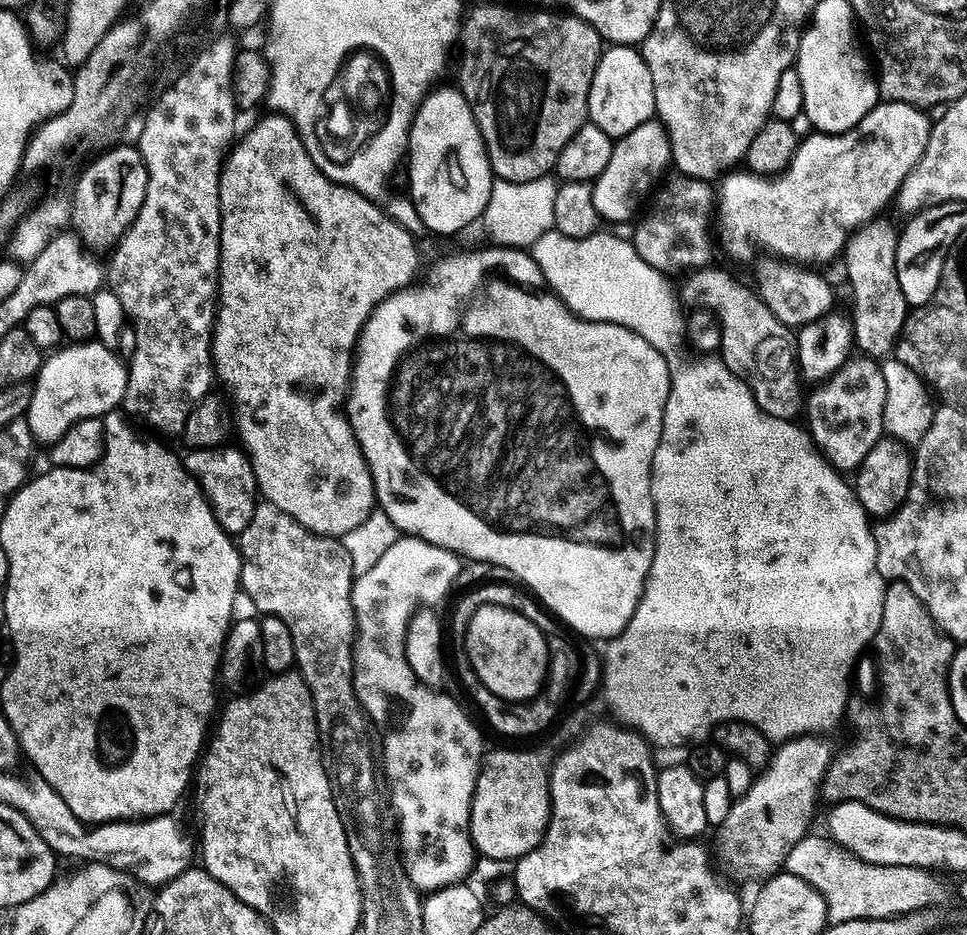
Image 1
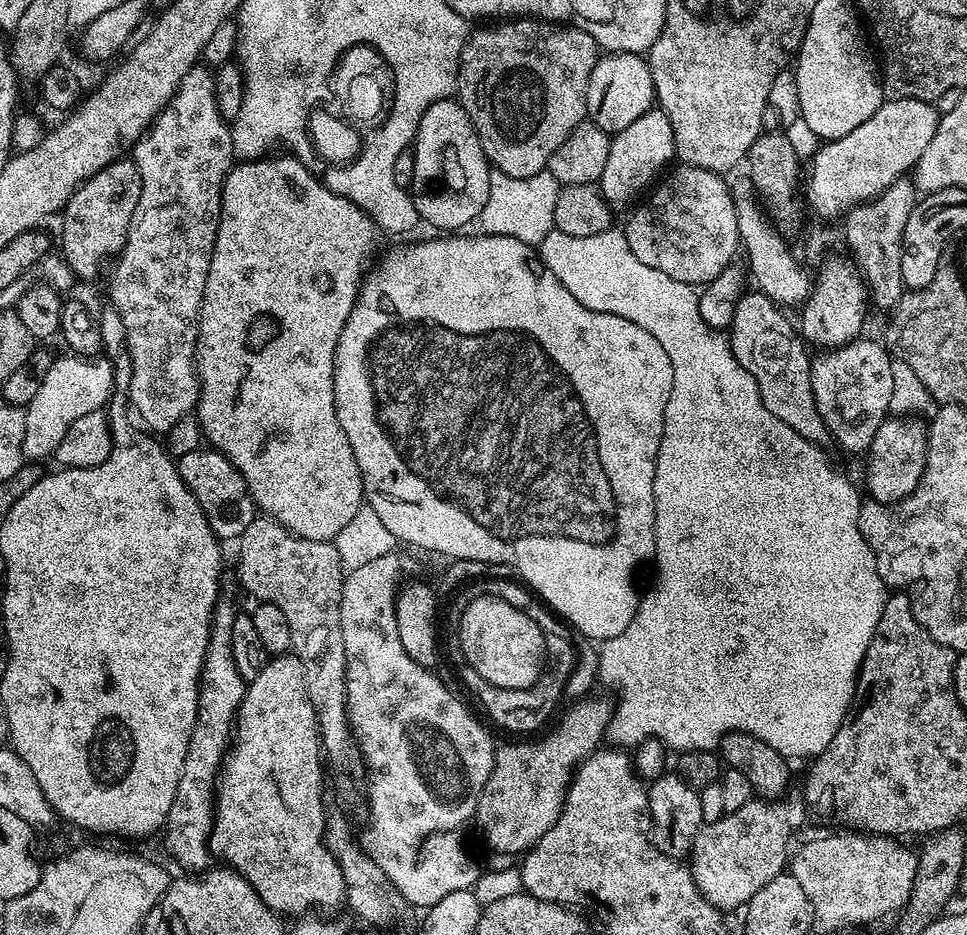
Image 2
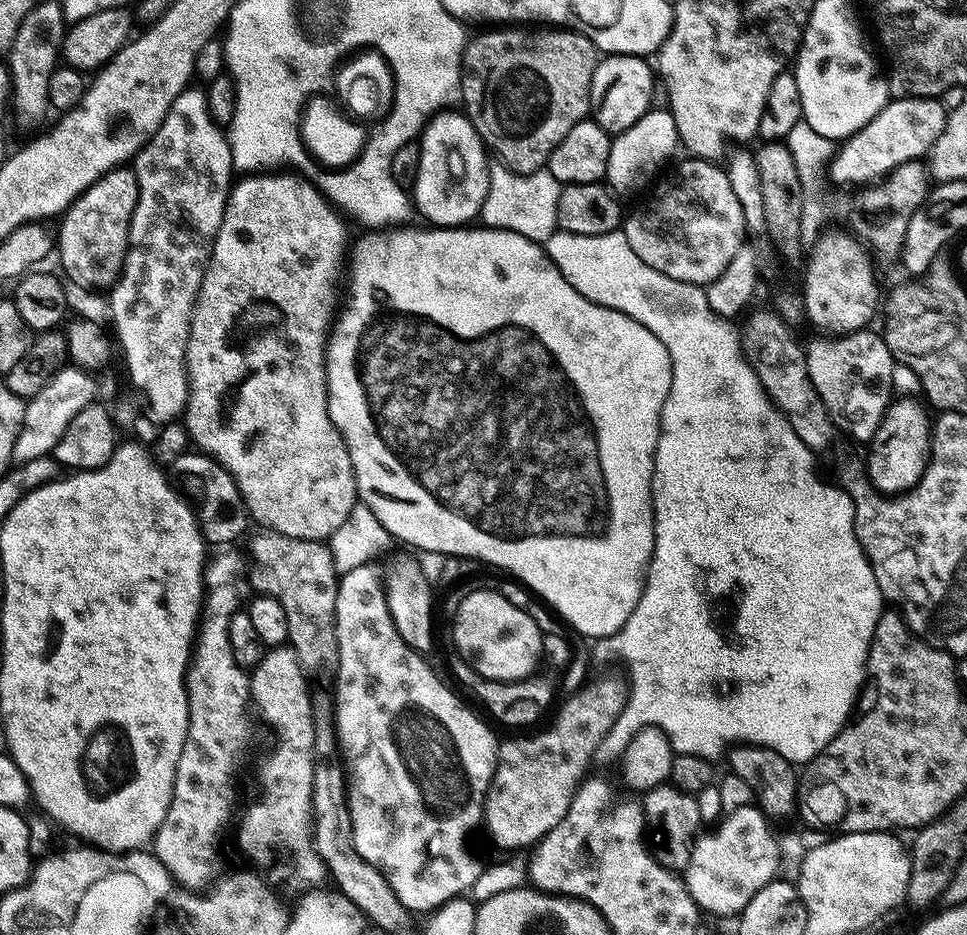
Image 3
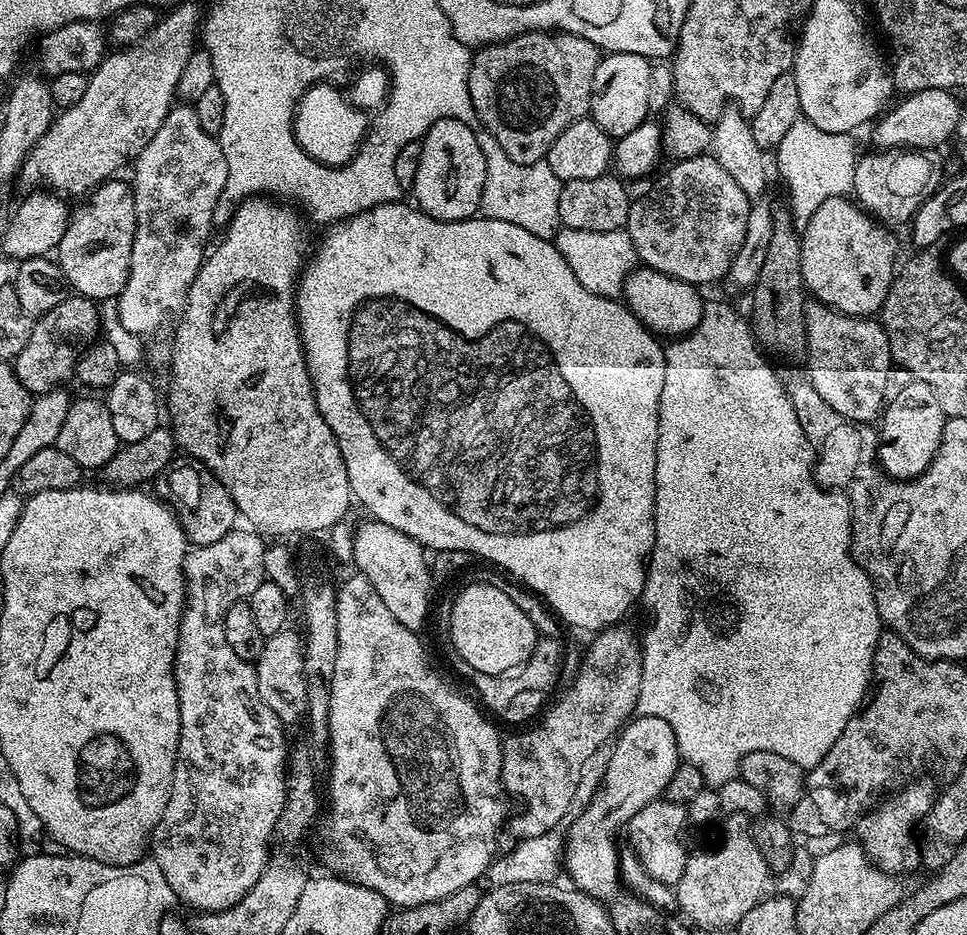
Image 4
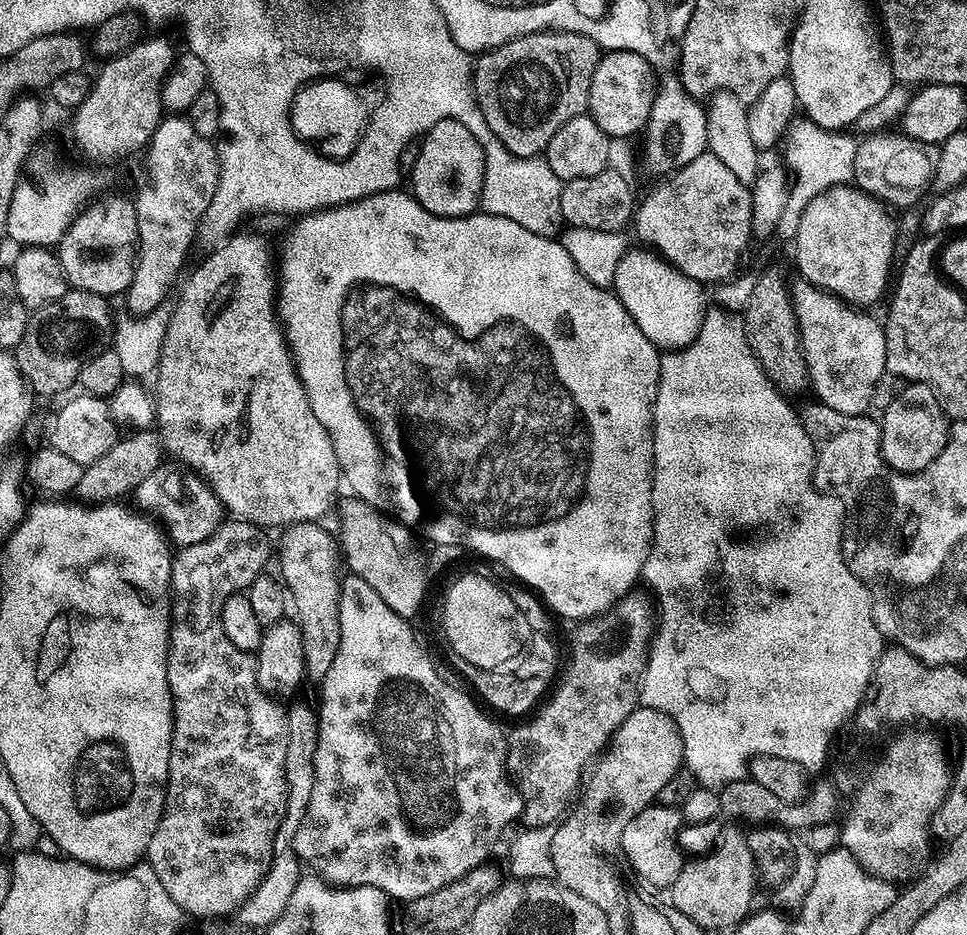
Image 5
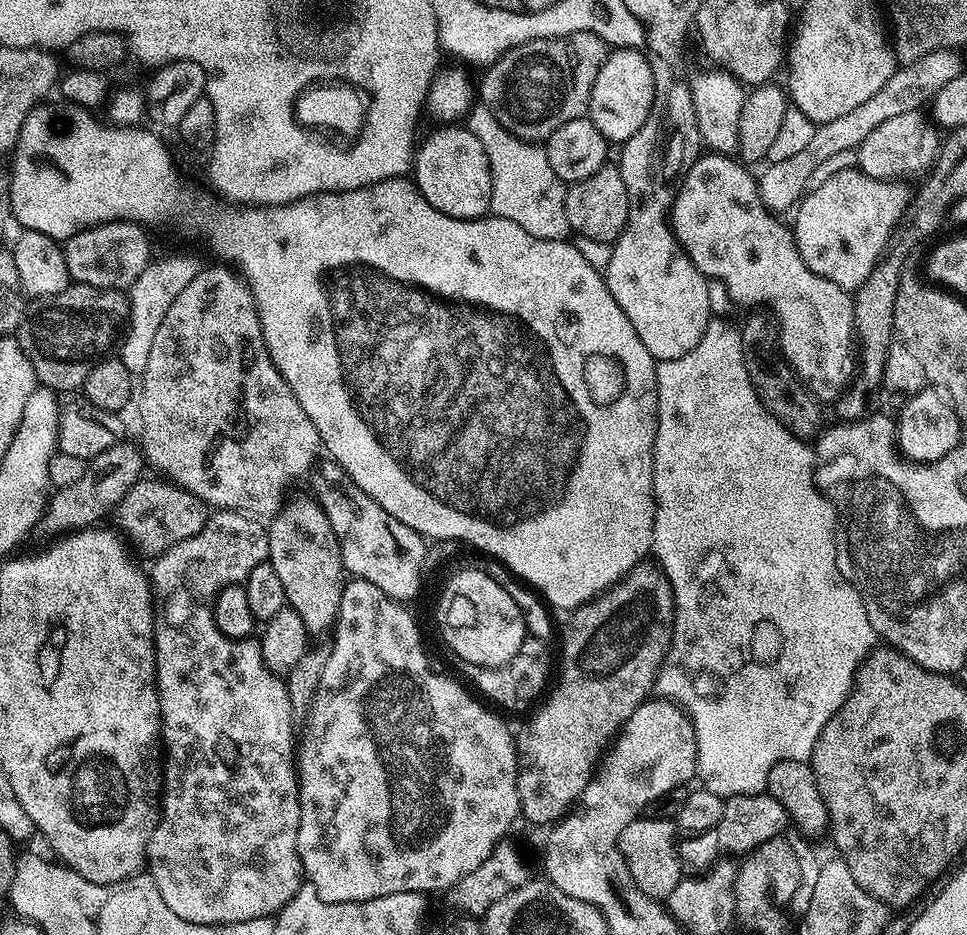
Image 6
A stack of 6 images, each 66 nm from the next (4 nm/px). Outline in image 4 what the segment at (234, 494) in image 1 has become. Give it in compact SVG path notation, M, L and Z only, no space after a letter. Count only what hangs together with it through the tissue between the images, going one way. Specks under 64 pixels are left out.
M177 463L156 477L155 495L175 512L181 526L184 527L184 532L188 535L189 545L210 546L210 542L222 542L226 534L236 531L238 527L234 498L230 498L226 486L222 486L217 476L205 474L195 463L184 463L188 464Z

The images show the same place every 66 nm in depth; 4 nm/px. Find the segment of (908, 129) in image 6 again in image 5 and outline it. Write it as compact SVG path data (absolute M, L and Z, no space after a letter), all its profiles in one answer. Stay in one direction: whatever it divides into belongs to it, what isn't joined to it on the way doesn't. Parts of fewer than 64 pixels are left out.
M883 130L865 135L857 143L852 180L860 191L875 196L885 205L893 209L908 208L923 198L928 187L933 187L938 164L934 156L932 160L928 153L931 152L929 145L905 135L903 131L892 131Z

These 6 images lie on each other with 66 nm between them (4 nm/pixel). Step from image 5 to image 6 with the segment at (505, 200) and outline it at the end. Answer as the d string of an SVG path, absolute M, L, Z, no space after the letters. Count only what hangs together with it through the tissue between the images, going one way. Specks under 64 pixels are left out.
M483 106L473 107L469 111L466 126L474 134L474 138L482 142L486 158L492 156L492 163L489 164L492 179L491 215L515 222L534 238L565 239L570 232L564 205L566 184L556 177L554 169L550 167L547 147L519 140L496 121L489 108Z

